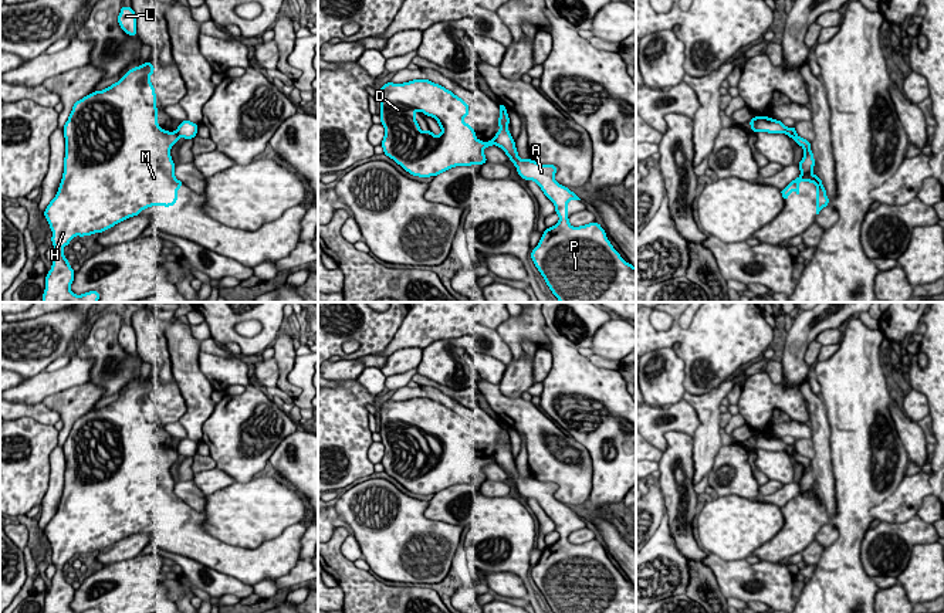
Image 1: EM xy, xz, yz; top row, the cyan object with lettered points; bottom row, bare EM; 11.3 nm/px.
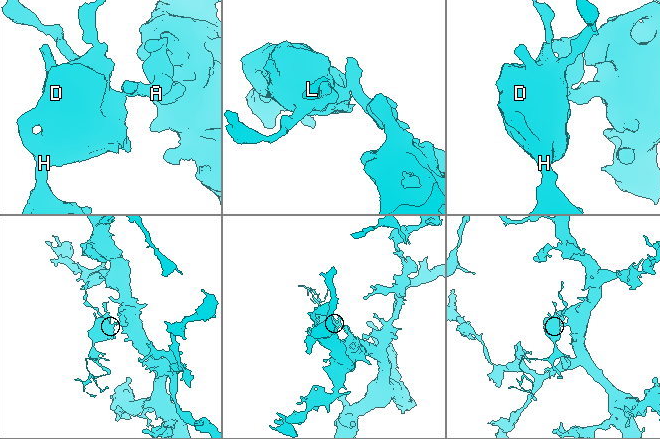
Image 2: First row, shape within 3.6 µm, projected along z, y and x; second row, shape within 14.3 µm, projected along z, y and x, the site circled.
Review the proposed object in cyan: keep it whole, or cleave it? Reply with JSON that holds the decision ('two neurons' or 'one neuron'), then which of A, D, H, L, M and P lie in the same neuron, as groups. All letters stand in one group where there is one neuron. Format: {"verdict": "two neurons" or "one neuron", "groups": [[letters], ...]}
{"verdict": "two neurons", "groups": [["A", "P"], ["D", "H", "L", "M"]]}

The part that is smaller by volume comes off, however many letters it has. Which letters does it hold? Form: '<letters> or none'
D, H, L, M

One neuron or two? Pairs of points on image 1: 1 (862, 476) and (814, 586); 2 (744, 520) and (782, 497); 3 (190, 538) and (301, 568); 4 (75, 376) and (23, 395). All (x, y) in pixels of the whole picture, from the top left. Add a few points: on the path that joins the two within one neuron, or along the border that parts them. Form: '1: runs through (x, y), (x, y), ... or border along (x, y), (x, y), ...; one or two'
1: runs through (852, 503), (851, 534), (843, 545), (841, 559); one
2: border along (753, 498), (761, 503), (774, 503), (780, 508); two
3: border along (298, 561), (287, 573), (276, 579); two
4: runs through (63, 379), (36, 389); one

